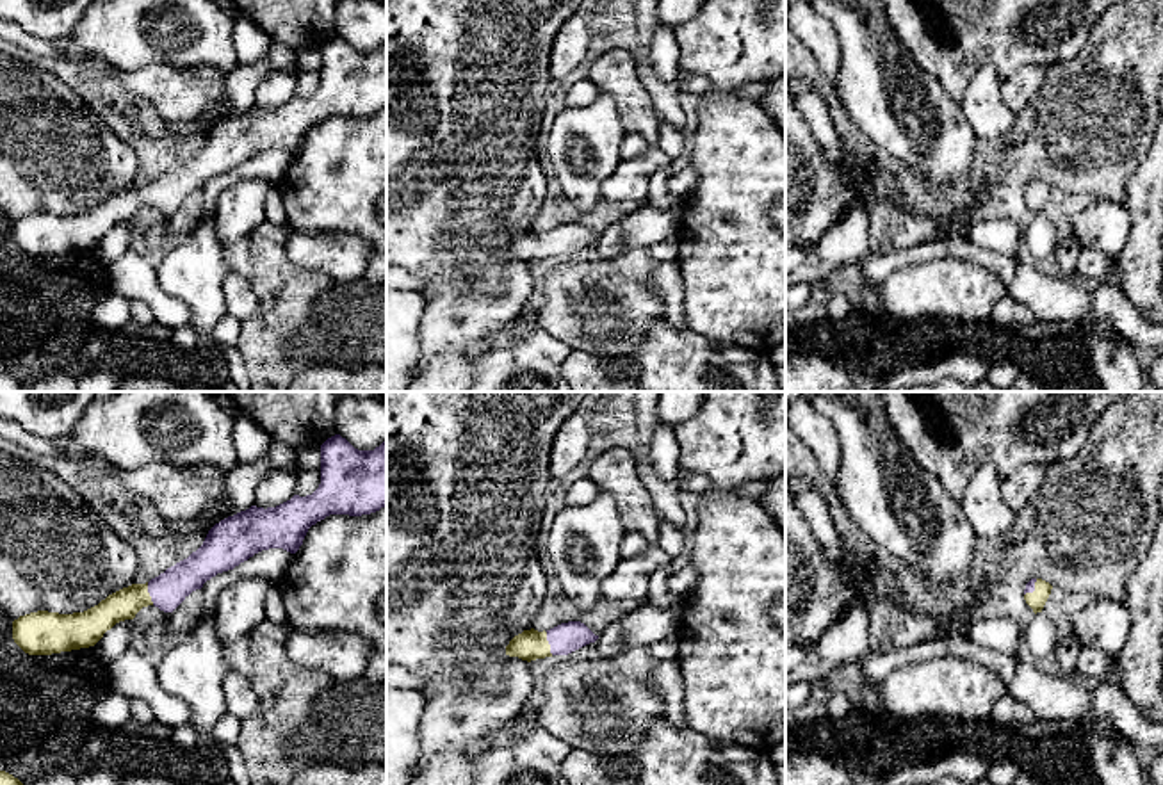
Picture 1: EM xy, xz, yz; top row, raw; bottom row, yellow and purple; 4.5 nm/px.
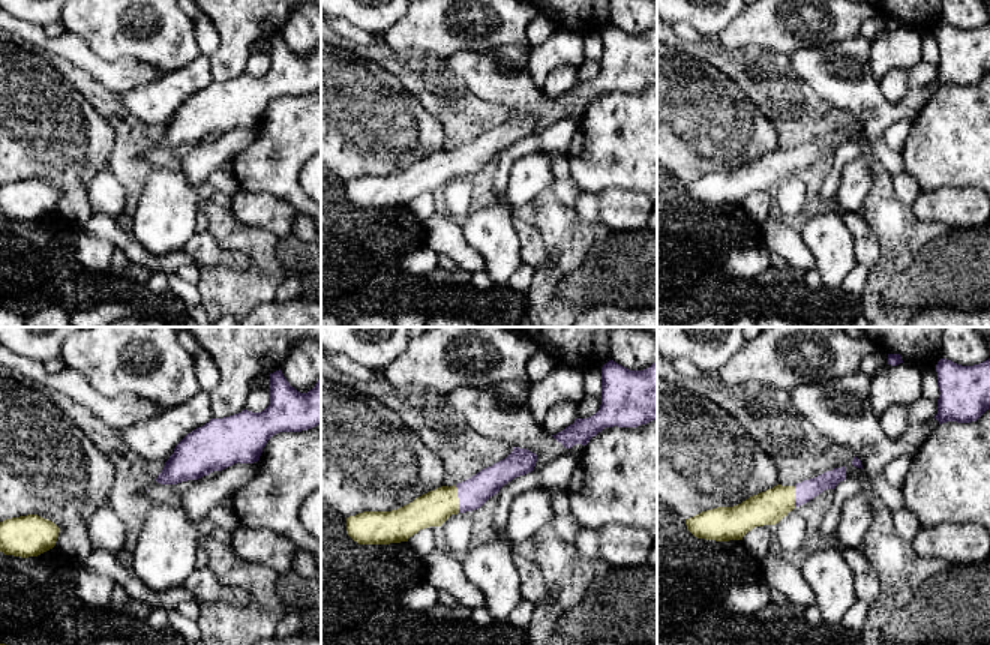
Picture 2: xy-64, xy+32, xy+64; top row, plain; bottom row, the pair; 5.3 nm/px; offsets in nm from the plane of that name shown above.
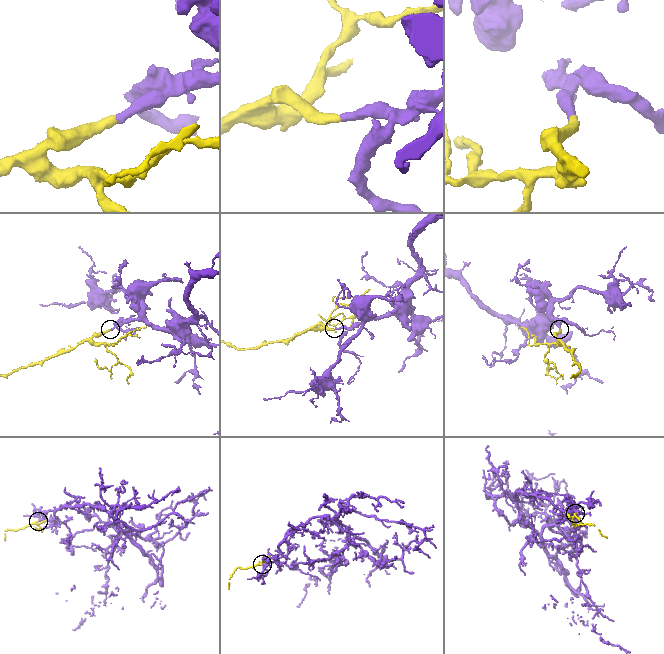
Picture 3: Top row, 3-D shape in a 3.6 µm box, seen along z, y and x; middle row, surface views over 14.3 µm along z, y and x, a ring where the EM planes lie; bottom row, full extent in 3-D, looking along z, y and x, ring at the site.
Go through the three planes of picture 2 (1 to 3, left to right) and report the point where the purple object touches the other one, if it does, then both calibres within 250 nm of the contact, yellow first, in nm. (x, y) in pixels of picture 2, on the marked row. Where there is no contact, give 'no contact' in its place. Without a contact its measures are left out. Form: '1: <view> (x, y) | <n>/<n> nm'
1: no contact
2: xy+32 (458, 498) | 190/160 nm
3: xy+64 (794, 497) | 180/110 nm

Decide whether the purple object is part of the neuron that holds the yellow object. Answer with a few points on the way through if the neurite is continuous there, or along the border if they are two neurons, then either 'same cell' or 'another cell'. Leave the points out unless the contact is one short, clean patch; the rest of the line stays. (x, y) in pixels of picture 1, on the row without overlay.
way xy (123, 205), (148, 194), (168, 191); same cell

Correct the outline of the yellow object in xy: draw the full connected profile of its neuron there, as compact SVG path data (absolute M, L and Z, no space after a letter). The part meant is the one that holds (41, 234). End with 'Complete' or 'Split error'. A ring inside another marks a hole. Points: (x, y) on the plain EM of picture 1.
M335 36L321 46L321 85L306 98L294 96L276 109L251 107L216 125L203 146L187 160L167 169L146 185L123 189L98 206L73 215L37 212L12 223L12 240L28 256L52 256L94 247L107 231L148 206L173 214L192 192L201 190L217 174L233 171L255 155L269 150L283 150L296 155L312 126L329 116L362 117L386 107L386 43L374 52L358 52L346 39Z. Split error

